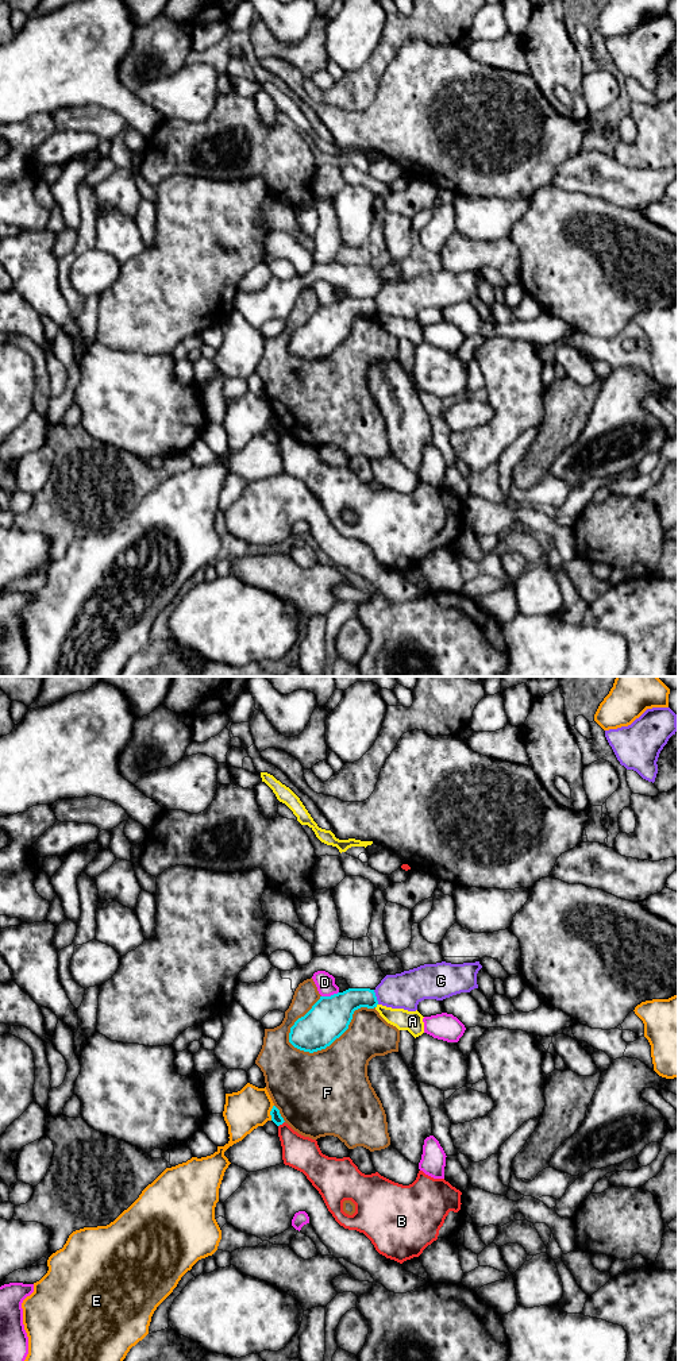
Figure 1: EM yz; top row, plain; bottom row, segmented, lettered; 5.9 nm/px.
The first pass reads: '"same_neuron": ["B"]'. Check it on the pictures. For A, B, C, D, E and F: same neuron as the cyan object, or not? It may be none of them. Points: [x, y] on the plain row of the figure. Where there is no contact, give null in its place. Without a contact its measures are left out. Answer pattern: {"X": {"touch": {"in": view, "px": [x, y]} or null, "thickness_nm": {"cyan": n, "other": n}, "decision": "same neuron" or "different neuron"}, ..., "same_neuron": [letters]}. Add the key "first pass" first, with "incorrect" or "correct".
{"first pass": "incorrect", "A": {"touch": {"in": "yz", "px": [376, 315]}, "thickness_nm": {"cyan": 200, "other": 130}, "decision": "different neuron"}, "B": {"touch": {"in": "yz", "px": [281, 432]}, "thickness_nm": {"cyan": 60, "other": 200}, "decision": "different neuron"}, "C": {"touch": {"in": "yz", "px": [376, 305]}, "thickness_nm": {"cyan": 190, "other": 220}, "decision": "different neuron"}, "D": {"touch": {"in": "yz", "px": [331, 304]}, "thickness_nm": {"cyan": 240, "other": 120}, "decision": "different neuron"}, "E": {"touch": {"in": "yz", "px": [270, 421]}, "thickness_nm": {"cyan": 60, "other": 240}, "decision": "different neuron"}, "F": {"touch": {"in": "yz", "px": [335, 347]}, "thickness_nm": {"cyan": 240, "other": 400}, "decision": "different neuron"}, "same_neuron": []}

